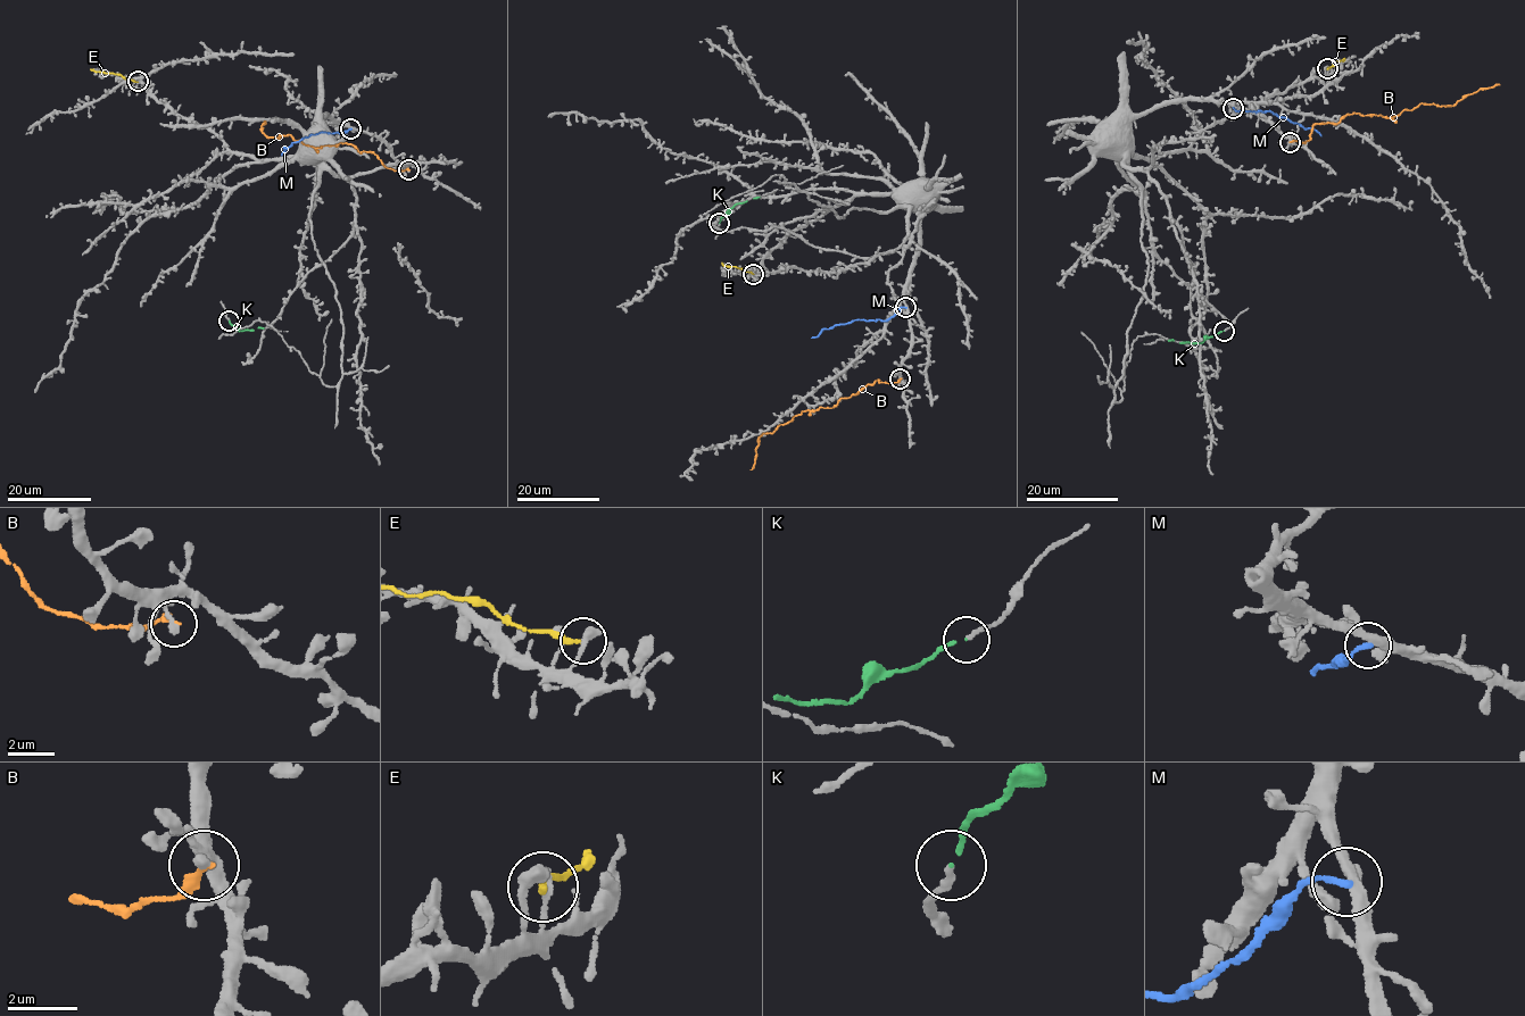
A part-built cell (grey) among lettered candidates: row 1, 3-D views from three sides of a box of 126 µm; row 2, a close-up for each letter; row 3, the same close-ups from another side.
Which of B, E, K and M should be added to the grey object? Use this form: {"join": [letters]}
{"join": ["K"]}

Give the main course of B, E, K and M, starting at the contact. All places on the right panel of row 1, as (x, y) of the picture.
B: (1291, 142), (1306, 143), (1316, 124), (1335, 124), (1348, 115), (1392, 118), (1422, 103), (1452, 106), (1499, 84)
E: (1327, 68), (1343, 58)
K: (1224, 330), (1200, 343), (1168, 340)
M: (1233, 108), (1277, 114), (1320, 136)

